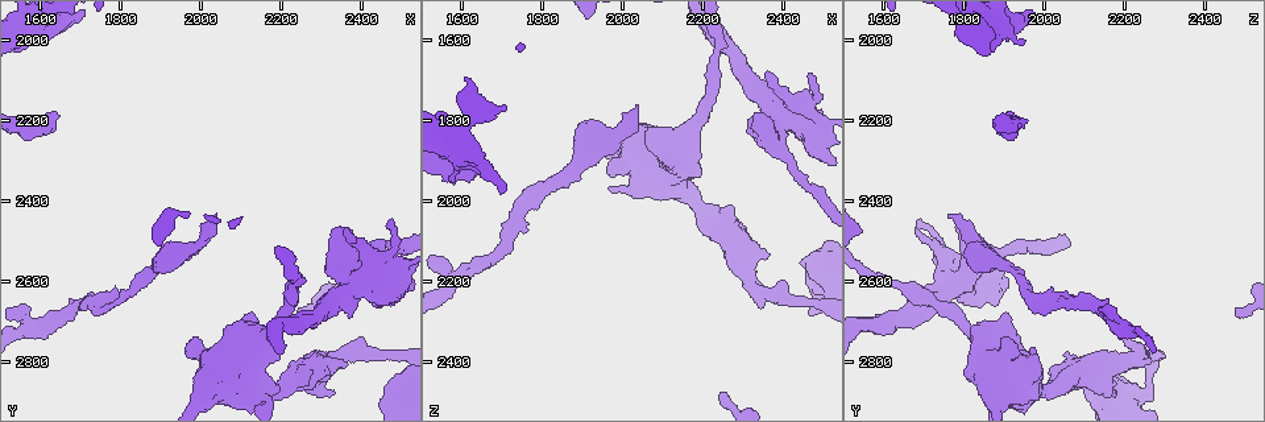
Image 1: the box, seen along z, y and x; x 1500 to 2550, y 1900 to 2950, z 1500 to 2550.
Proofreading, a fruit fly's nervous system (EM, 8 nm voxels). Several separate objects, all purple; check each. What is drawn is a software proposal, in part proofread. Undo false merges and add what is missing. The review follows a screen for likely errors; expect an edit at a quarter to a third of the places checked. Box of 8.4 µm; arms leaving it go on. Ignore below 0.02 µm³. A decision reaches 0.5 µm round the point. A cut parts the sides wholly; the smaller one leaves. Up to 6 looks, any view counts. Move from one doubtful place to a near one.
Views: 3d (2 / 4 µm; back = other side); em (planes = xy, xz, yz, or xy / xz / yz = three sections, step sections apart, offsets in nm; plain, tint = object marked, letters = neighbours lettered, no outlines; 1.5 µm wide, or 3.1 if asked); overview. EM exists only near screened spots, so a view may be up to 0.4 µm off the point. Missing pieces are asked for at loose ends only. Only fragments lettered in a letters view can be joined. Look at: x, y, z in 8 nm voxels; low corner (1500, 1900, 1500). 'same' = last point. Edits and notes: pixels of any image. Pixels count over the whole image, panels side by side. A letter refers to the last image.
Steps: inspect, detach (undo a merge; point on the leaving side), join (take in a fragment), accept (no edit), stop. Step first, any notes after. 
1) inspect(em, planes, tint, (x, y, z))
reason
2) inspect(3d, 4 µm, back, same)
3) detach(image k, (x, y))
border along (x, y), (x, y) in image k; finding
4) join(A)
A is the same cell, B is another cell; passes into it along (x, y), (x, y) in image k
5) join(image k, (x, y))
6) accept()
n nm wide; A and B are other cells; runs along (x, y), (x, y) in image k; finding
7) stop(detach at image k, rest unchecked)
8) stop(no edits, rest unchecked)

inspect(em, planes, letters, (2430, 2520, 1915))
calibre changes

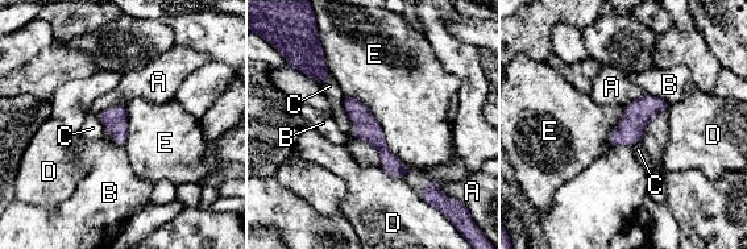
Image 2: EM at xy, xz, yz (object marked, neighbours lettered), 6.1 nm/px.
accept()
140 nm wide; A, B, C, D and E are other cells; runs along (347, 99), (402, 174) in image 2; continuous, no second cell

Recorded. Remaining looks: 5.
inspect(em, xy, step 8, tint, (2315, 2805, 2165))

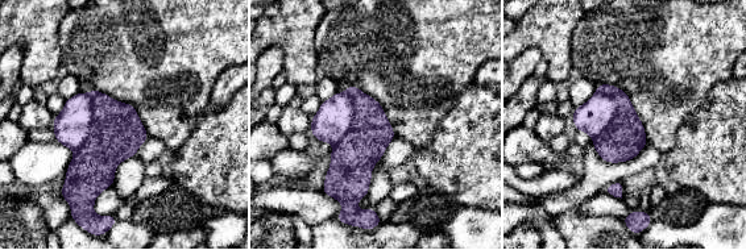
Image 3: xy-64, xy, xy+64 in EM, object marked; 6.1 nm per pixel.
inspect(em, planes, tint, same)
cut it another way

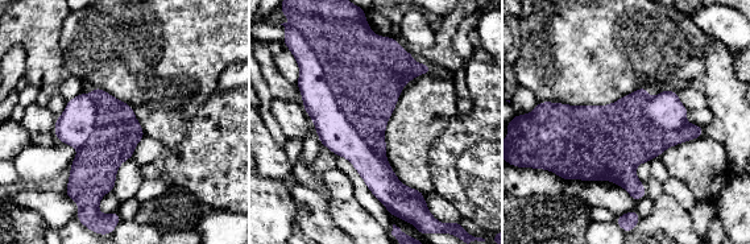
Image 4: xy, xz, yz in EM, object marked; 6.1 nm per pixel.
inspect(em, planes, letters, same)

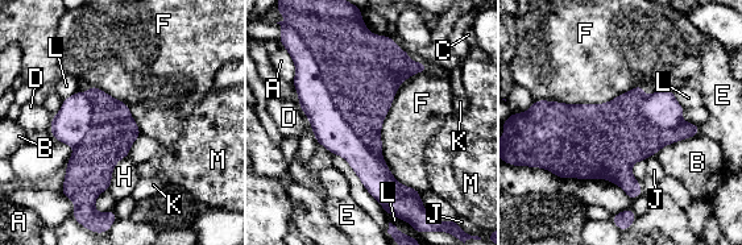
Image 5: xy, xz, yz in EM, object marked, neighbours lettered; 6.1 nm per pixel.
detach(image 5, (363, 91))
A, B, C, D, E, F, H, J, K, L and M are other cells; border along (313, 53), (343, 119), (418, 196) in image 5; two cells meet here

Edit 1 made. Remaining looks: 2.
inspect(em, xy, step 4, letters, (2475, 2445, 1695))
tapers out

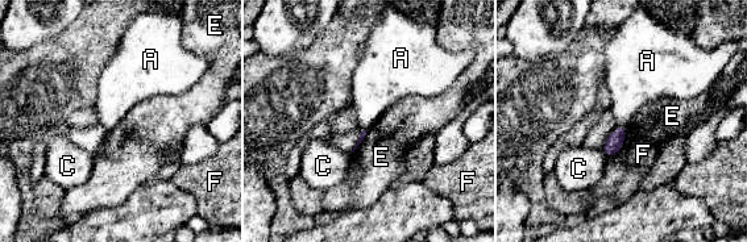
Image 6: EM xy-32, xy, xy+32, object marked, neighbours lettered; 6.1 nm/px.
accept()
A, C, E and F are other cells; border along (617, 125), (626, 126) in image 6; none of them fits

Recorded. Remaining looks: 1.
stop(detach at image 5, rest unchecked)

